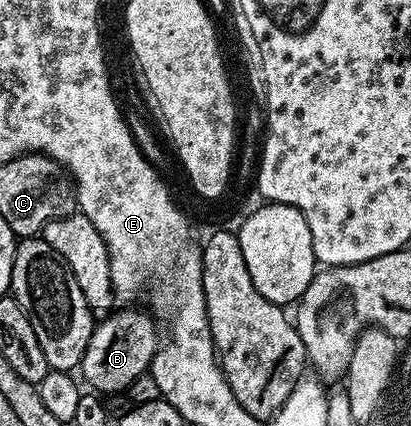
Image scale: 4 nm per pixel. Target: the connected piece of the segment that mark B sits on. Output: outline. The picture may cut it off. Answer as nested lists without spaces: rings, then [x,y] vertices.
[[[114,310],[94,326],[91,341],[87,341],[87,353],[83,353],[83,361],[79,368],[80,378],[86,384],[89,382],[93,386],[90,388],[97,393],[128,392],[129,386],[140,375],[148,372],[153,358],[157,356],[159,342],[157,343],[156,325],[158,326],[152,314],[144,315],[141,311]]]

